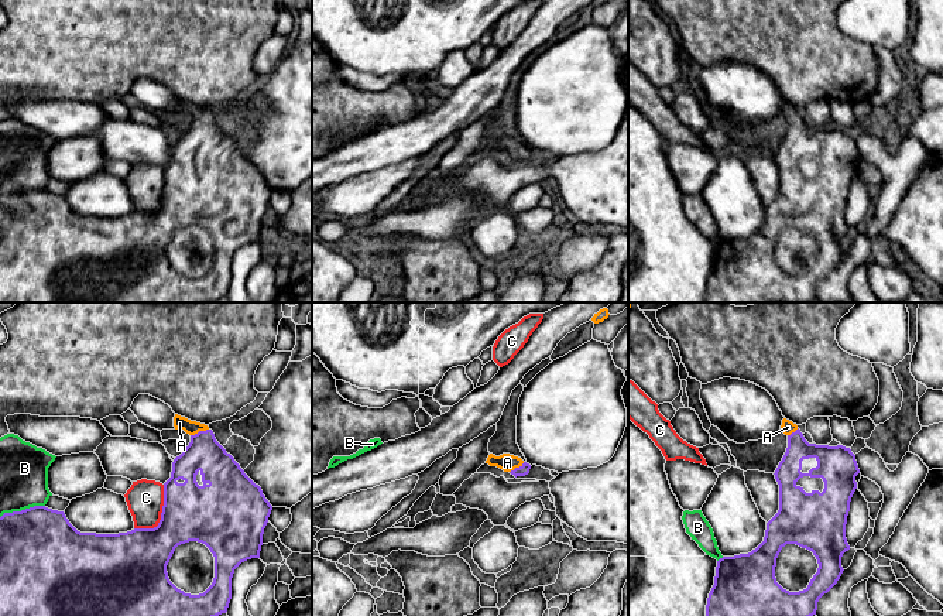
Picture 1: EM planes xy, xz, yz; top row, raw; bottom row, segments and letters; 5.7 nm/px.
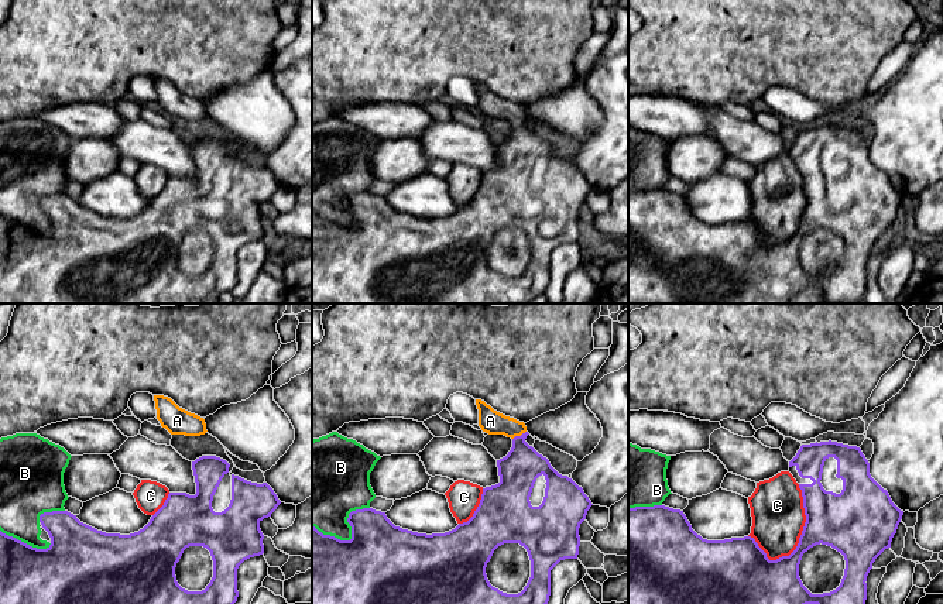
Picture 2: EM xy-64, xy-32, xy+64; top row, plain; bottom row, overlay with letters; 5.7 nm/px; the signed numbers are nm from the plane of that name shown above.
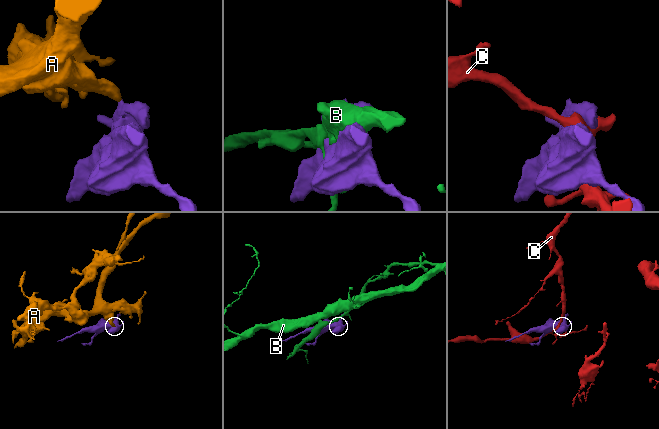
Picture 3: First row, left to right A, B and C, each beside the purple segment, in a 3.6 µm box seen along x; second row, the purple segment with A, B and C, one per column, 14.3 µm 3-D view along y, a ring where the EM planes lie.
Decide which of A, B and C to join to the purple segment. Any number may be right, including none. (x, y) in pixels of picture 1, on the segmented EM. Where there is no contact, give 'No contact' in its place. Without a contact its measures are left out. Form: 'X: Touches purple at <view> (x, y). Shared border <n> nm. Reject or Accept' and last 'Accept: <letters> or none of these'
A: Touches purple at xy (199, 431). Shared border 110 nm. Accept
B: Touches purple at xy (21, 510). Shared border 260 nm. Reject
C: Touches purple at xy (161, 516). Shared border 300 nm. Reject
Accept: A

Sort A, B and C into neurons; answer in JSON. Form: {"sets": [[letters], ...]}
{"sets": [["A"], ["B"], ["C"]]}

